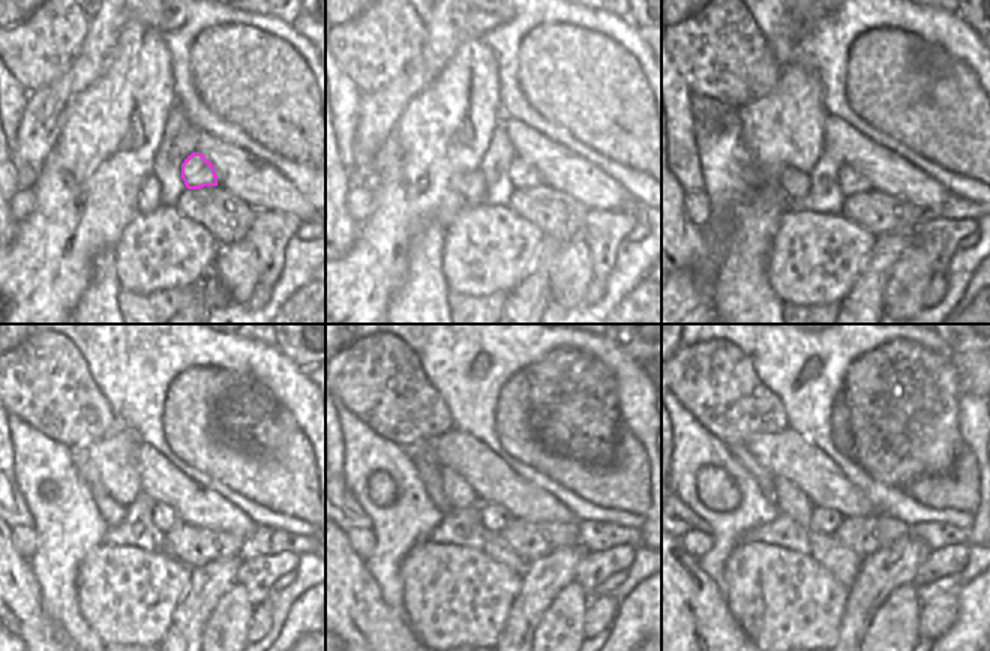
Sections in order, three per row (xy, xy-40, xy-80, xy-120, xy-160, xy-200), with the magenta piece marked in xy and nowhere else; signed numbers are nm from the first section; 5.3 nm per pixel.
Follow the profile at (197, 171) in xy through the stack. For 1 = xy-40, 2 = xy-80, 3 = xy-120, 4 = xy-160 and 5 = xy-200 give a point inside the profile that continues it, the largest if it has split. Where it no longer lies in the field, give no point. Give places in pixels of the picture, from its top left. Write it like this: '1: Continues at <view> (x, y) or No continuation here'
1: Continues at xy-40 (522, 176)
2: Continues at xy-80 (849, 180)
3: Continues at xy-120 (164, 518)
4: Continues at xy-160 (494, 518)
5: Continues at xy-200 (824, 521)

